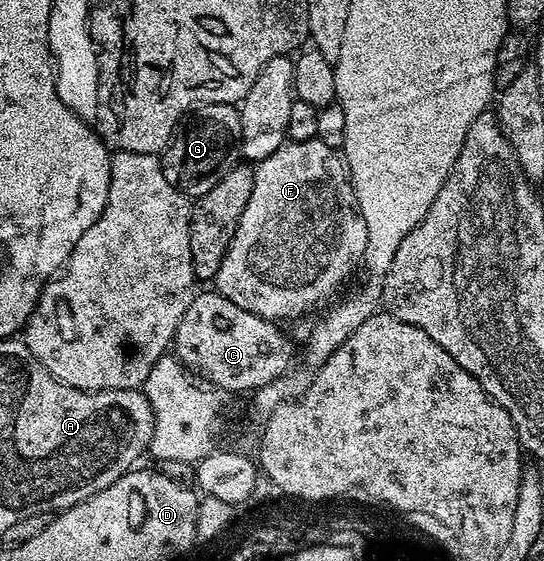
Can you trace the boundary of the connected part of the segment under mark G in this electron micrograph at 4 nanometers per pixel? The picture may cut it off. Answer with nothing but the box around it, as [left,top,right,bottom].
[161,103,241,197]

